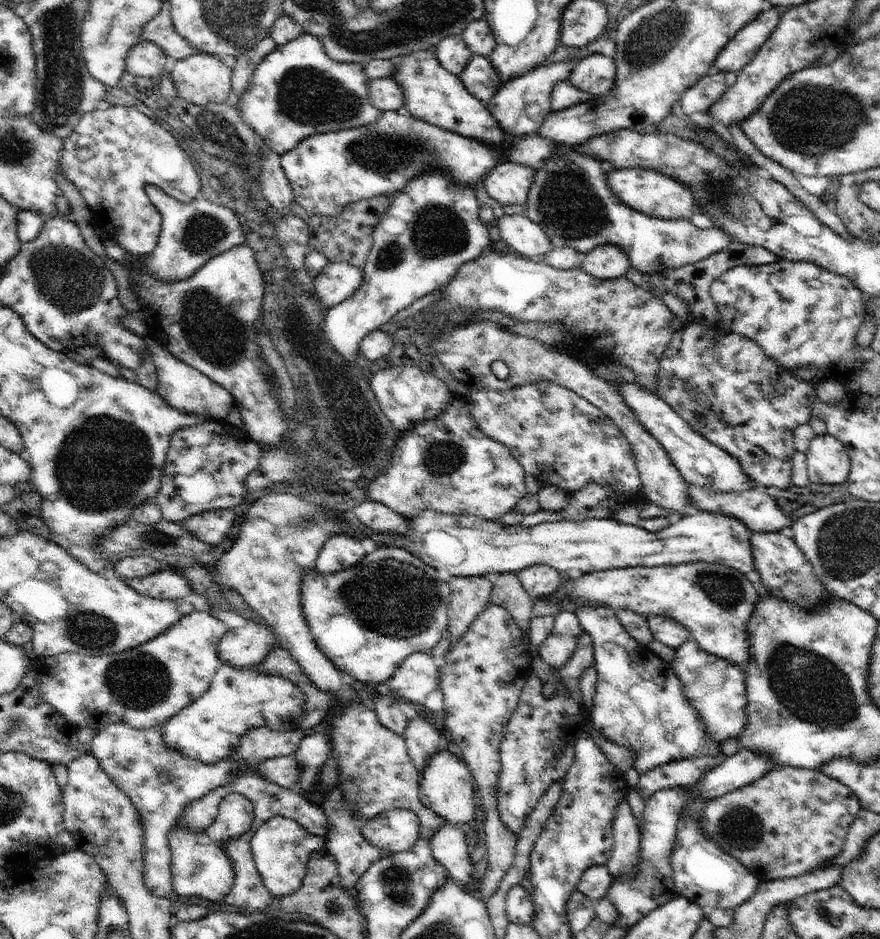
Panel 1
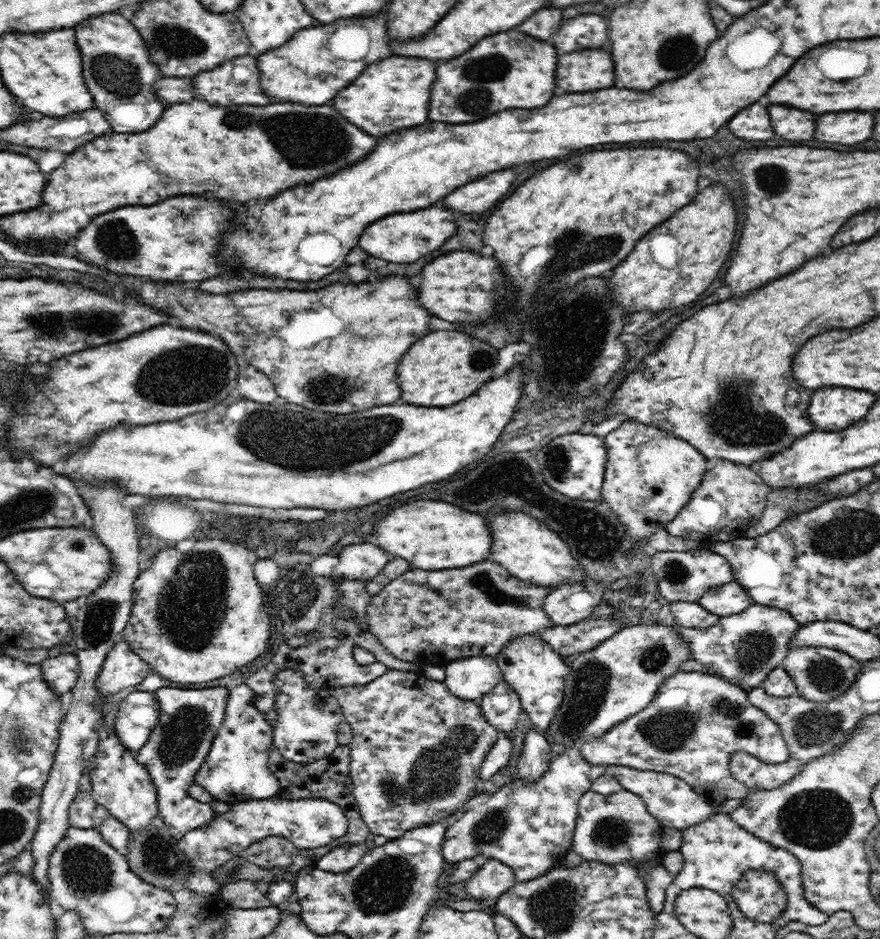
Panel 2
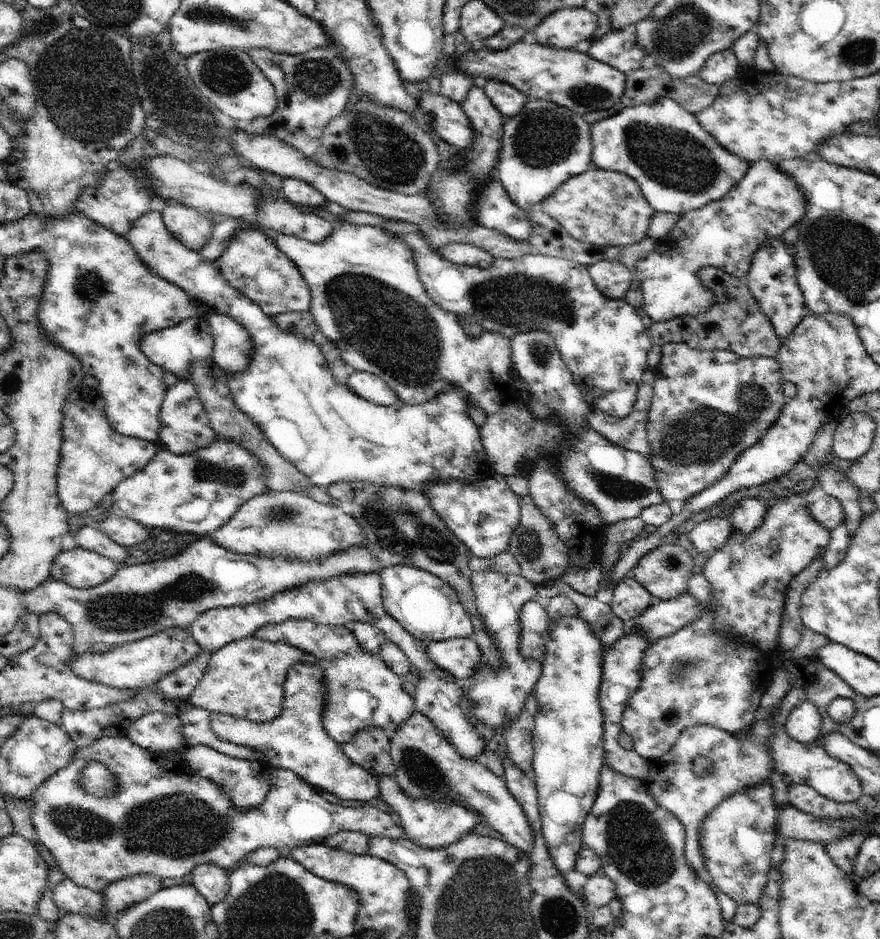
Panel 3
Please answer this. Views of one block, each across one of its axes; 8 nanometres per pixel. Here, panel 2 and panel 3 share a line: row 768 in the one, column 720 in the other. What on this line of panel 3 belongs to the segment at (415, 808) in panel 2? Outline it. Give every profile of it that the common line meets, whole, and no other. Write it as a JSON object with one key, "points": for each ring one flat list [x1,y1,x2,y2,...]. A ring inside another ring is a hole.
{"points":[[666,343,661,346,661,361,654,368,656,380,654,383,654,394,651,400,651,405,647,416,647,435,648,444,650,445,649,457,652,465,653,477,655,478,658,490,665,500,687,500,690,497,695,497,709,486,720,482,726,472,731,469,732,463,736,457,745,451,749,446,759,441,761,436,764,436,774,423,782,407,789,401,783,391,784,378,781,373,781,366,776,358,772,357,750,357,744,358,738,356,732,351,699,351,698,349,690,348,687,344,682,343]]}

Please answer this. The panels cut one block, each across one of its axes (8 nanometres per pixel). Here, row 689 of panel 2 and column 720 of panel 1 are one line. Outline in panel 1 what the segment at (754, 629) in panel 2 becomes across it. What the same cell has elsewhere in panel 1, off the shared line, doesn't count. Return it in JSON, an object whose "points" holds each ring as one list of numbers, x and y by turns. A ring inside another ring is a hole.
{"points":[[585,605,575,611,575,616,583,632,592,638,598,682,589,719,604,740,630,748,636,754,634,767,639,773,692,756,720,754,722,746,710,738,696,708,686,700,670,663,637,644,622,627,616,611]]}

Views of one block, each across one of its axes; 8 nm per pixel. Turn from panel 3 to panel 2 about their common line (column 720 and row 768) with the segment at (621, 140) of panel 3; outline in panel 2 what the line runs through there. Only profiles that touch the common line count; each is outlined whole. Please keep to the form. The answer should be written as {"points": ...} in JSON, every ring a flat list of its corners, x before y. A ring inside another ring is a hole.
{"points":[[220,682,220,684,212,684,212,688,208,688,208,685,204,685,204,688,200,688,200,690,188,690,188,688,180,690,180,688,166,687,158,688,155,693,160,708,158,724,152,728,148,742,135,752,135,757,136,761,140,761,140,764,148,769,148,773,156,786,158,810,164,824,168,827,170,835,179,839,196,827,208,824,216,814,210,807,210,803,202,803,192,798,188,794,188,789,195,783,196,772,198,772,200,764,204,762,206,755,210,752,211,744,224,721,228,688,224,686,223,682]]}

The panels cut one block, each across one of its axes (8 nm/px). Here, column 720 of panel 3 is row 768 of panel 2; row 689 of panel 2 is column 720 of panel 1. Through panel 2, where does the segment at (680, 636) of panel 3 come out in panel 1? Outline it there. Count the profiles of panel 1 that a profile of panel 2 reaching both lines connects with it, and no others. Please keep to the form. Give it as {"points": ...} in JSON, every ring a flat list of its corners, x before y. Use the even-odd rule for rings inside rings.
{"points":[[692,638,680,644,680,648,674,652,676,654,670,666,682,684,686,700,692,704,692,708,696,708,710,738,720,746,729,738,740,740,748,724,745,670,724,658,708,654]]}

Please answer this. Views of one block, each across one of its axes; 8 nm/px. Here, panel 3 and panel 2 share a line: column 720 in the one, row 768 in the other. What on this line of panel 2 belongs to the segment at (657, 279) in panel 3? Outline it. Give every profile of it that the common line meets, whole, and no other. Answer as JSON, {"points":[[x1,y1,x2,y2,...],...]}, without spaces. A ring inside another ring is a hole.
{"points":[[245,683,228,689,225,718,210,752,196,772,195,784,206,789,214,799,232,807,248,799,267,799,279,791,278,778,268,768,268,750,273,742,273,726,256,709,253,690]]}

